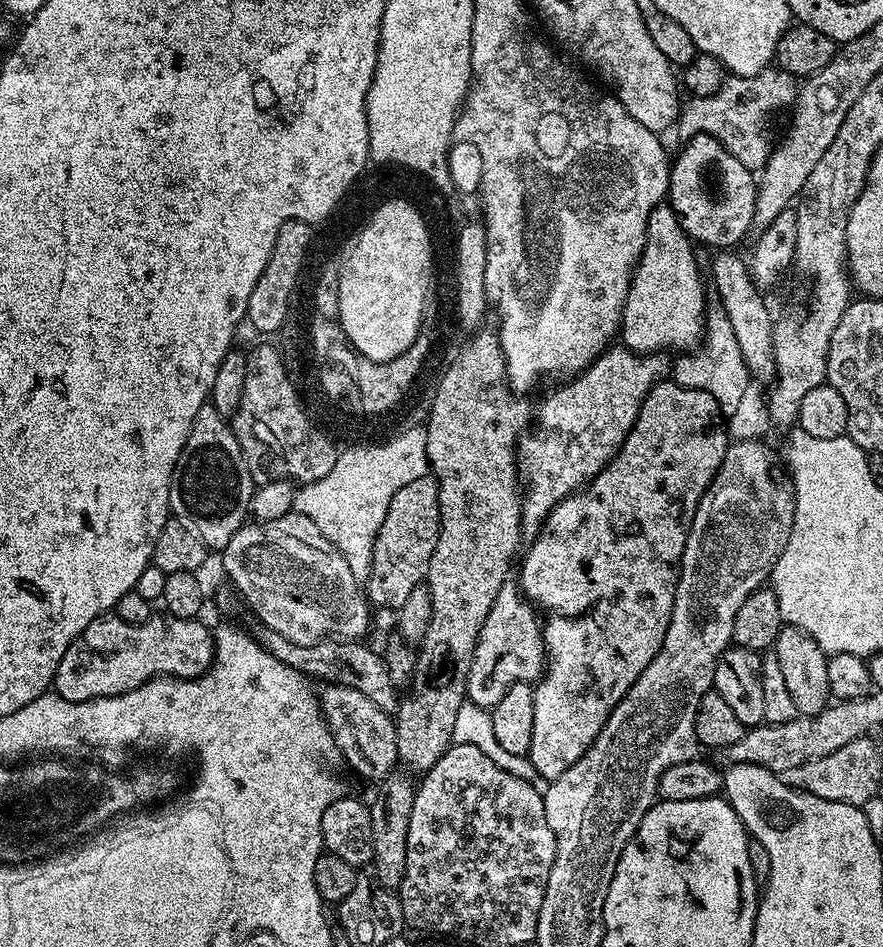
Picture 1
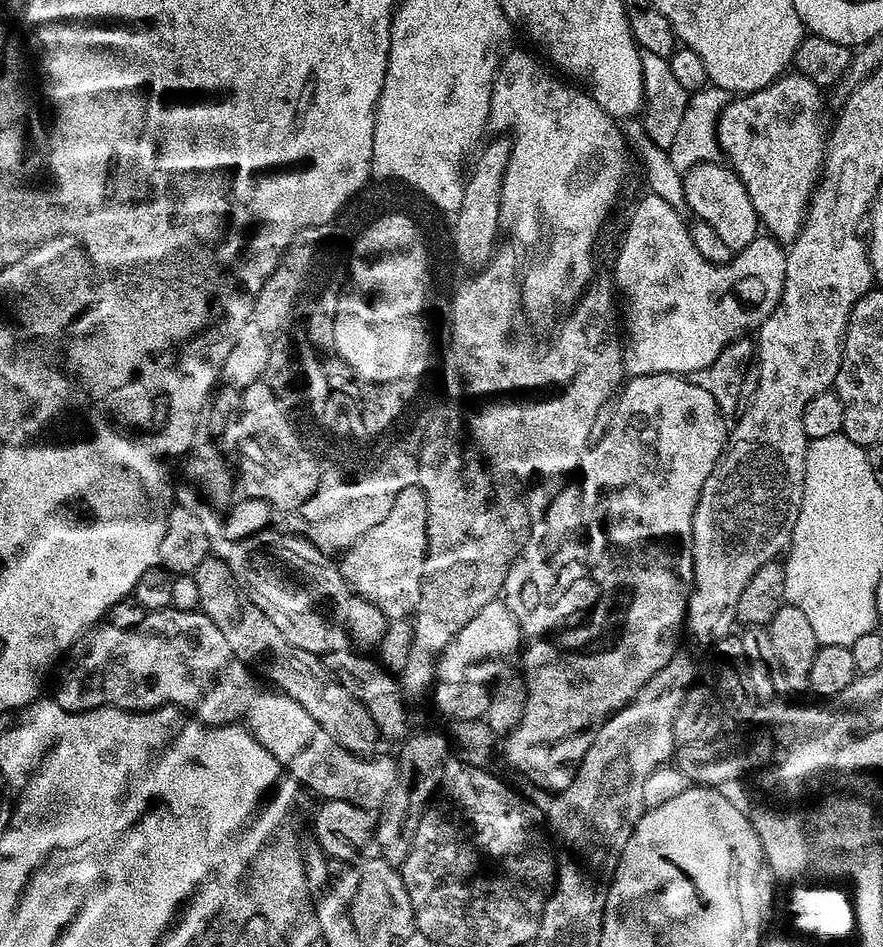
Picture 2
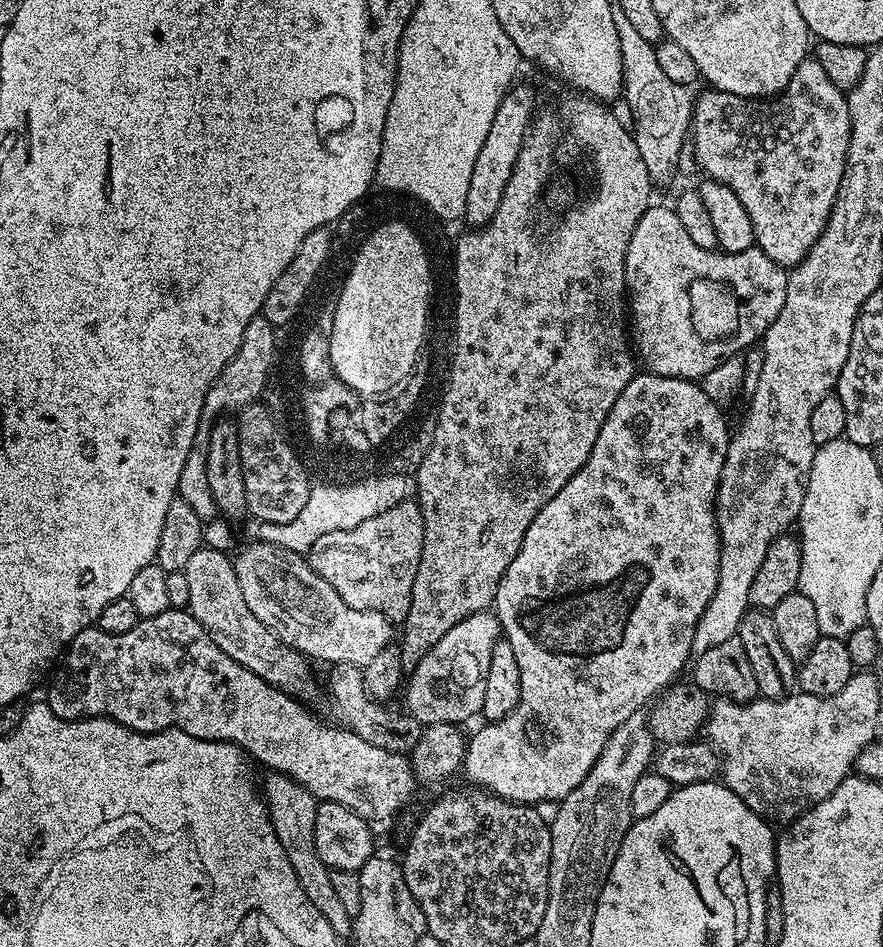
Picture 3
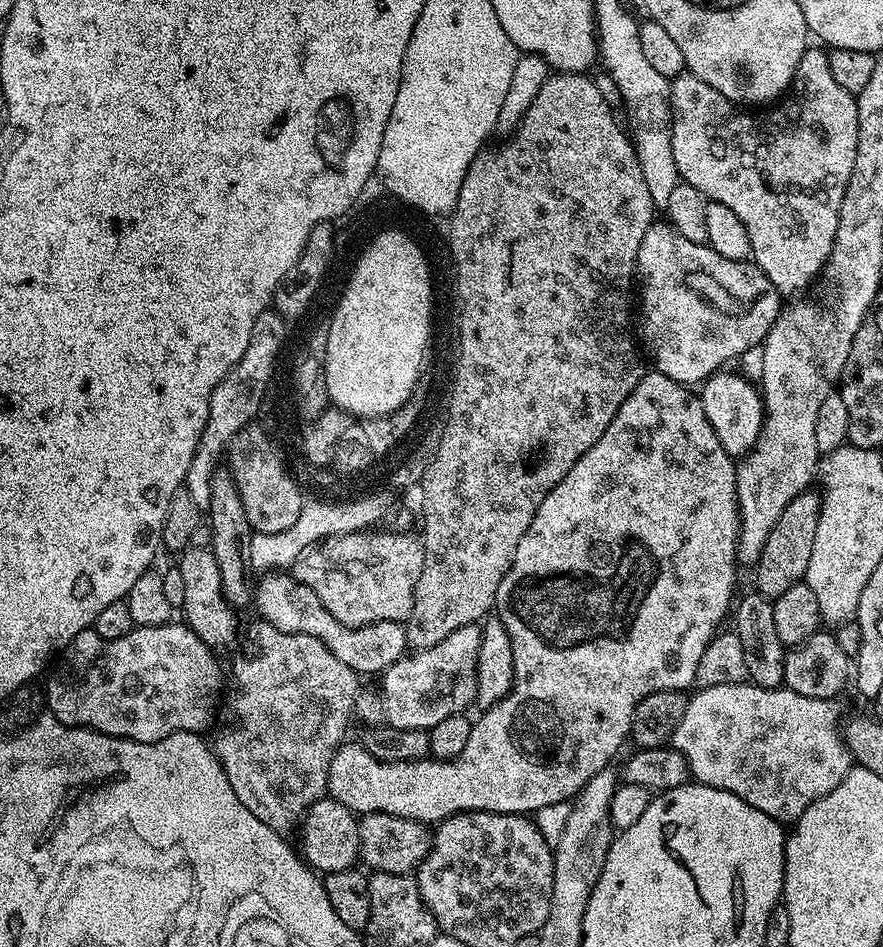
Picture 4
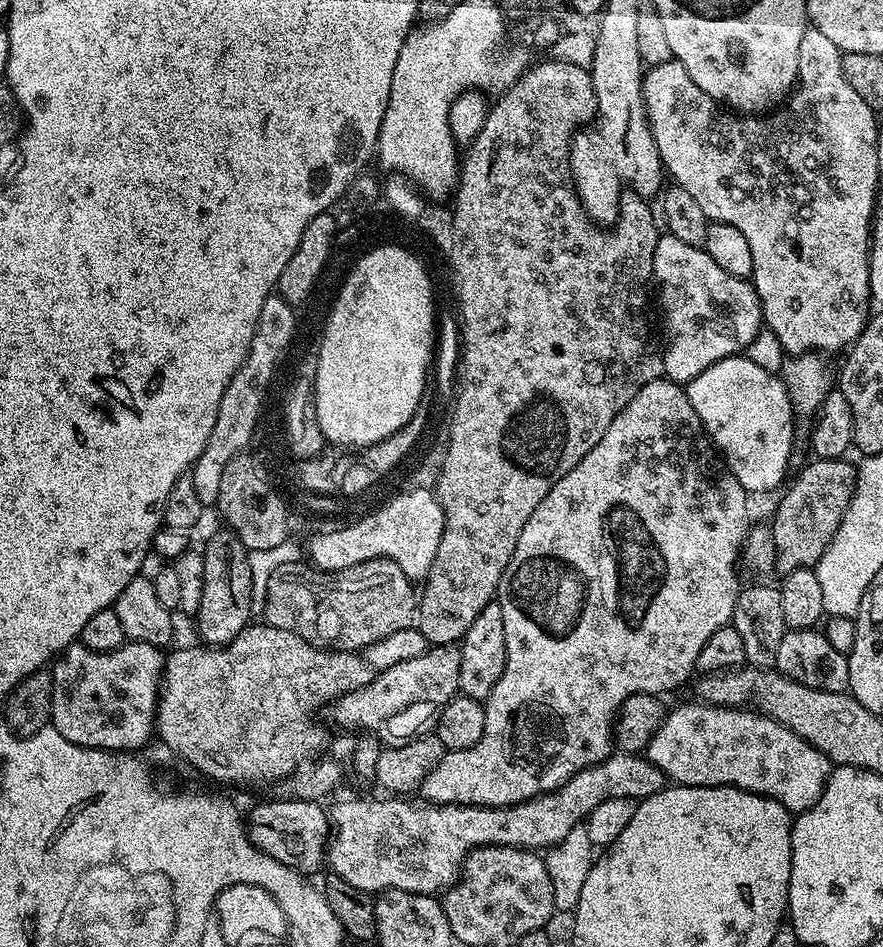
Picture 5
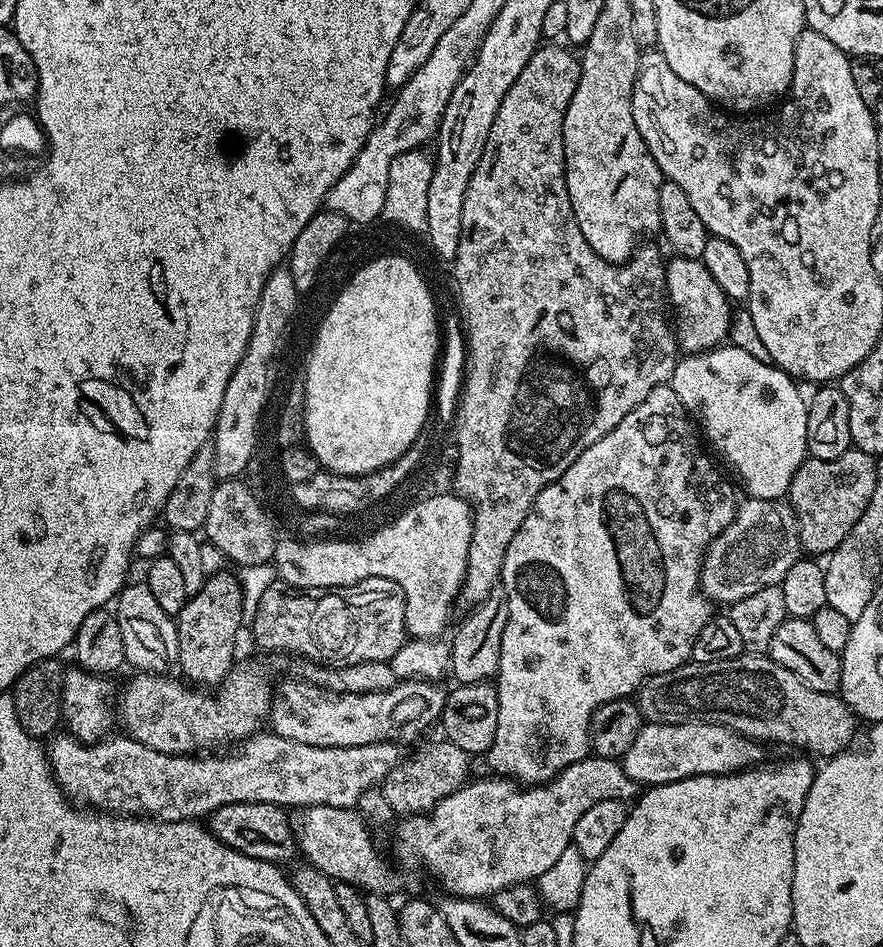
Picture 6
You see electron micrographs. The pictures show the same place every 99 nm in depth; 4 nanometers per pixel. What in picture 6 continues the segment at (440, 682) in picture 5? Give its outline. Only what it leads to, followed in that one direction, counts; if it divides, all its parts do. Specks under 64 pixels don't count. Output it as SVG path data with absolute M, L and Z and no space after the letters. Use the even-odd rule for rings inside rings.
M297 678L297 680L284 680L281 684L275 685L272 694L272 705L268 711L267 723L271 731L282 738L290 738L294 742L302 742L306 746L322 746L323 748L345 748L346 746L366 746L367 744L383 744L385 742L405 742L411 736L419 734L423 728L428 728L431 724L435 725L439 721L442 710L444 709L445 689L440 689L439 683L431 680L402 680L397 679L395 684L389 684L386 690L381 692L332 692L328 688L319 688L317 684L311 684L310 681Z

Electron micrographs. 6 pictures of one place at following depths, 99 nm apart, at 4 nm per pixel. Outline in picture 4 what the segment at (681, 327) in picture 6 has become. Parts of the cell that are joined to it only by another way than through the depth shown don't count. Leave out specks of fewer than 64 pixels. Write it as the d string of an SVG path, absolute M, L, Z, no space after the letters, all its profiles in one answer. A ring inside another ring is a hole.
M654 222L646 230L642 244L638 246L636 276L644 276L643 347L652 348L652 356L656 359L655 371L685 386L699 385L731 365L728 364L731 360L738 359L755 344L756 347L763 345L782 311L780 293L755 262L722 258L722 254L707 244L695 244L690 242L690 238L682 238L682 234L667 222Z

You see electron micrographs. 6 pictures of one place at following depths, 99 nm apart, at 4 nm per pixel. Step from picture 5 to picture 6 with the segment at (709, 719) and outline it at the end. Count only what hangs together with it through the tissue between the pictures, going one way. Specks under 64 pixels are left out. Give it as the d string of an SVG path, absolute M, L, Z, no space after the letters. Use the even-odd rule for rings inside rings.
M645 722L638 730L638 738L622 758L626 774L638 786L669 784L691 776L725 776L731 772L742 772L745 768L755 768L761 763L765 745L749 736L740 736L734 730L717 724L689 722L686 724L649 724Z

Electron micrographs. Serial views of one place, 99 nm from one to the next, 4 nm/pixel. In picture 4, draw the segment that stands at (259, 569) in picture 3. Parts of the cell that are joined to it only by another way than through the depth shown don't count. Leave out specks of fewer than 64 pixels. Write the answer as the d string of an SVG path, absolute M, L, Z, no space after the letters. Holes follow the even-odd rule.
M272 570L264 576L254 588L254 608L261 612L263 619L283 632L297 632L310 638L318 638L328 647L330 654L358 674L376 672L382 674L394 662L405 655L408 639L404 633L404 624L394 620L379 620L373 624L364 624L360 628L336 621L326 606L319 600L314 589L293 579L280 570Z

